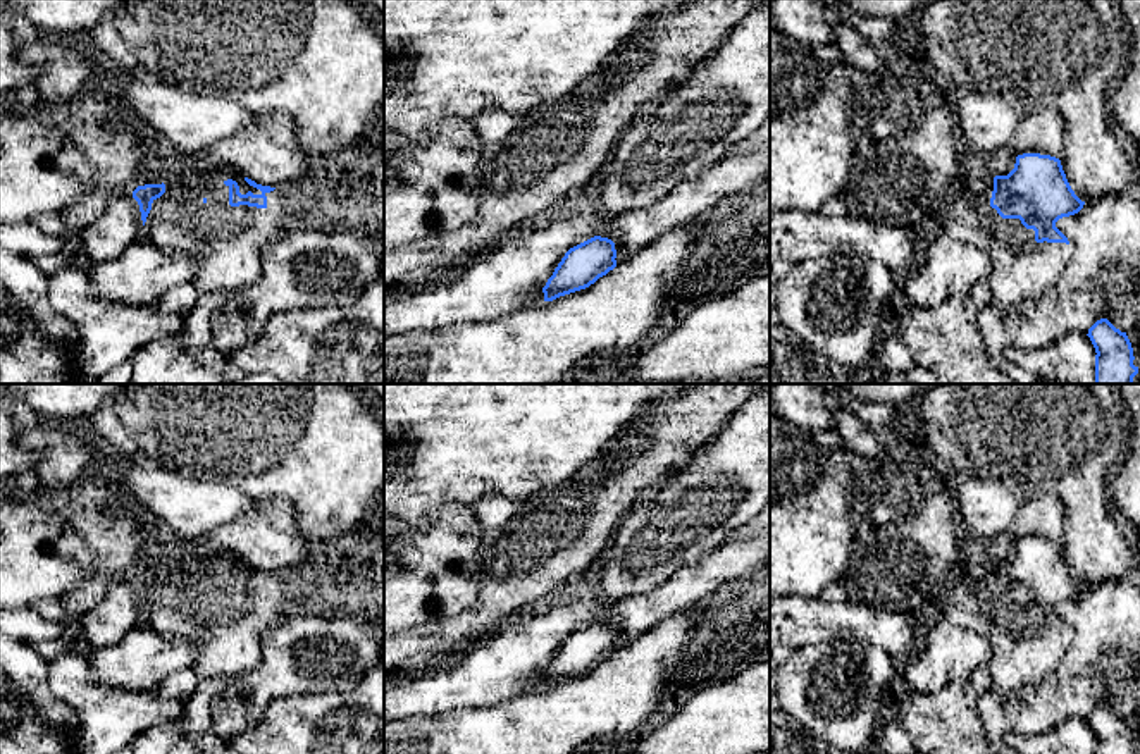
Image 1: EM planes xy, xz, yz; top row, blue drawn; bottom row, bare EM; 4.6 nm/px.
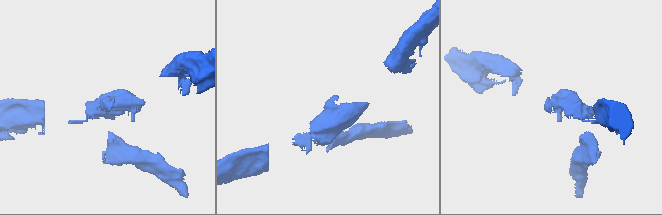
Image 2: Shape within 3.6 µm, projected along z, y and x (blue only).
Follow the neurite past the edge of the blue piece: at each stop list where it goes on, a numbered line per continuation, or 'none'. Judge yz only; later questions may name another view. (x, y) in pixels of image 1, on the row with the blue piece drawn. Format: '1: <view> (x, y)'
1: yz (1022, 269)

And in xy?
1: xy (228, 241)

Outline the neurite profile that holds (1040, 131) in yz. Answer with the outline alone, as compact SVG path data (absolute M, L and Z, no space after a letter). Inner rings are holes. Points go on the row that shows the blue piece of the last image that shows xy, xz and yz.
M1033 108L999 150L988 153L988 176L1007 176L1023 153L1040 153L1061 158L1064 148L1064 121L1054 108Z

